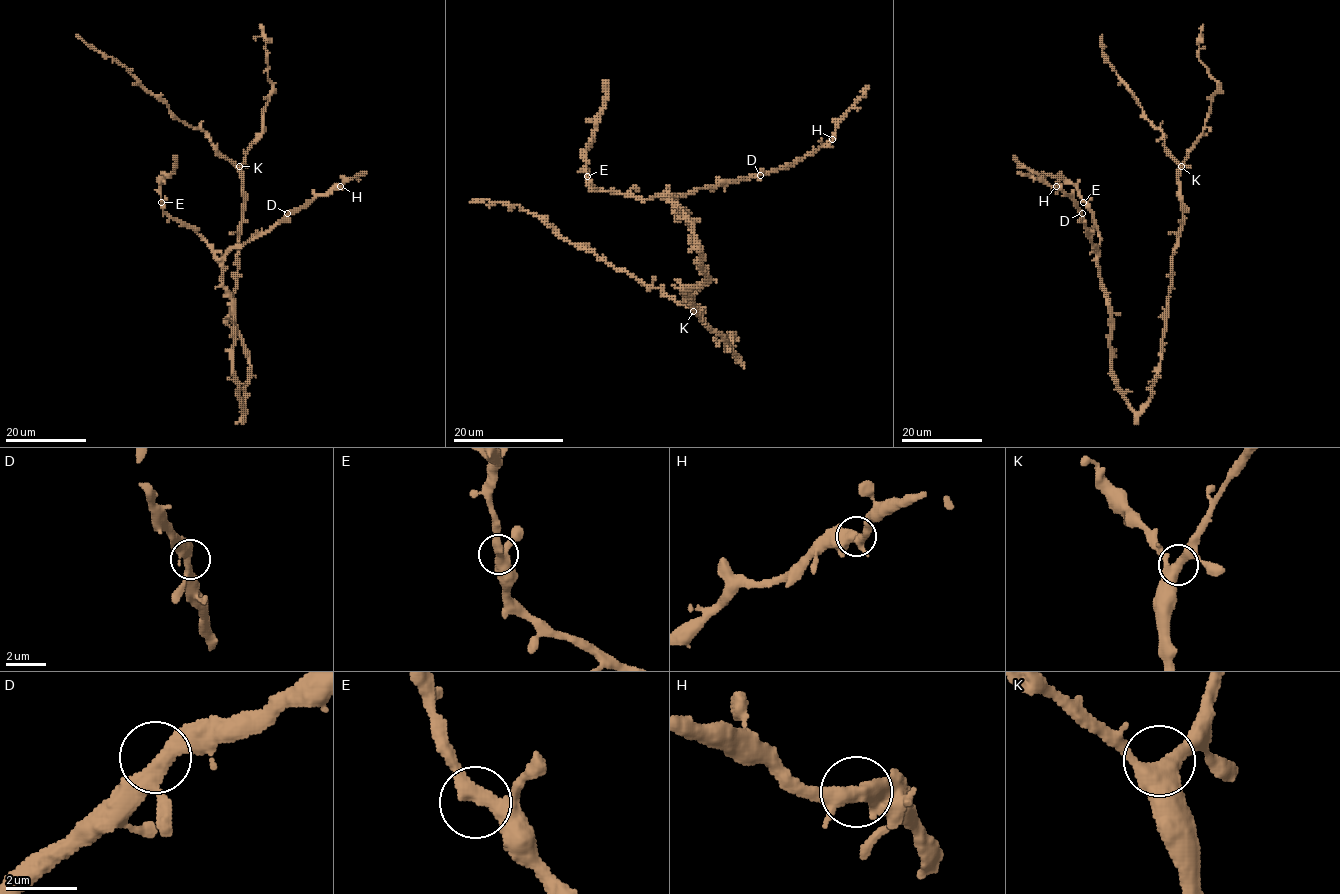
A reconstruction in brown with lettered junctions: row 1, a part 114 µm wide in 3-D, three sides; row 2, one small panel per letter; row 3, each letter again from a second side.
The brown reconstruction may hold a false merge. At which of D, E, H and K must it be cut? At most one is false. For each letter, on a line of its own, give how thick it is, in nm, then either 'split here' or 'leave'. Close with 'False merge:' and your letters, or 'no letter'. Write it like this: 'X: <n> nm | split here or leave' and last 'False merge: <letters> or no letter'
D: 360 nm | leave
E: 360 nm | leave
H: 360 nm | leave
K: 400 nm | leave
False merge: no letter

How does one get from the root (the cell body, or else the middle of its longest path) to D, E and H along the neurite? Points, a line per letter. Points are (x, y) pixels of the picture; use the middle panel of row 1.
D: (704, 283), (707, 277), (693, 226), (686, 212), (670, 199), (720, 182), (760, 175)
E: (704, 283), (702, 250), (684, 210), (667, 196), (642, 200), (596, 192), (587, 176)
H: (704, 283), (707, 277), (693, 226), (686, 212), (670, 199), (720, 182), (738, 182), (790, 167), (832, 139)

